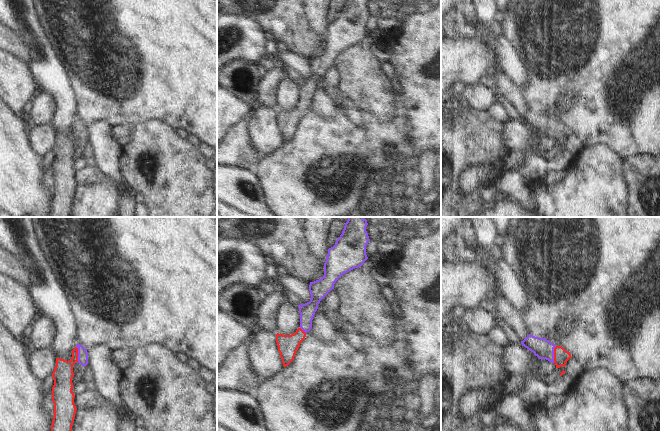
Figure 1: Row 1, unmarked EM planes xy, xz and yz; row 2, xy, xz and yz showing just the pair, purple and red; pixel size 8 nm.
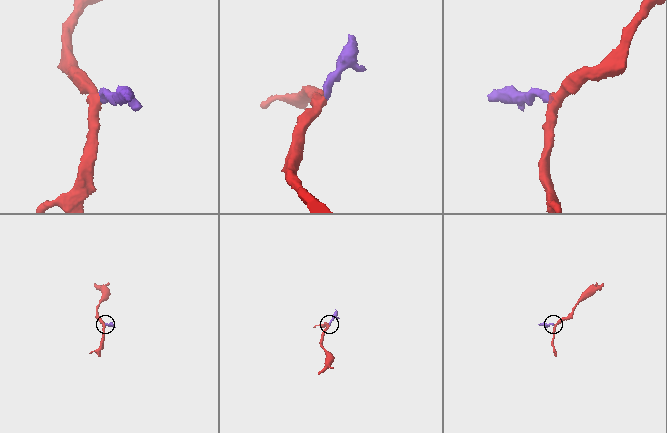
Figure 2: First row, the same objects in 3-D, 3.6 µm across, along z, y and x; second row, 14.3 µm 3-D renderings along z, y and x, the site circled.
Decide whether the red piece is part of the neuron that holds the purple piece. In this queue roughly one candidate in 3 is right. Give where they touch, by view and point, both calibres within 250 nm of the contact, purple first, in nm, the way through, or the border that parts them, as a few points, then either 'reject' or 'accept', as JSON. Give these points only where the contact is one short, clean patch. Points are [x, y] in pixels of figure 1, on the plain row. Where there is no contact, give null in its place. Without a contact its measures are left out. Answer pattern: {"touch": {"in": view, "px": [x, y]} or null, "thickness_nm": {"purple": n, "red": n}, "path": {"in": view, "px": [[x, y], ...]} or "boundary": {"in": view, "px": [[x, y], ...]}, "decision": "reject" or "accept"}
{"touch": {"in": "yz", "px": [553, 130]}, "thickness_nm": {"purple": 160, "red": 120}, "path": {"in": "yz", "px": [[541, 123], [553, 130], [561, 132]]}, "decision": "accept"}

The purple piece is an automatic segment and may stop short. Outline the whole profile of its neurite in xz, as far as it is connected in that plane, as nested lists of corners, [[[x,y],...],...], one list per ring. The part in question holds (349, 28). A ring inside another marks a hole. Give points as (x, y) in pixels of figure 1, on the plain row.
[[[345,0],[340,13],[333,23],[328,25],[324,39],[324,52],[310,58],[309,78],[298,81],[300,103],[291,111],[276,110],[276,119],[283,142],[288,142],[312,104],[312,96],[320,77],[334,65],[335,58],[345,49],[358,44],[368,35],[366,22],[370,17],[366,3],[368,0]]]

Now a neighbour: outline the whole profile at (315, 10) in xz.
[[[304,0],[304,11],[311,32],[321,39],[320,46],[324,46],[324,39],[328,30],[327,10],[331,0]]]

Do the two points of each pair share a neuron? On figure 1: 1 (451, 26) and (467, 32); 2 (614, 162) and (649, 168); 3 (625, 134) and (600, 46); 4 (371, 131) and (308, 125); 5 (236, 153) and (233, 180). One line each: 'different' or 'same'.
1: same
2: different
3: same
4: same
5: different

